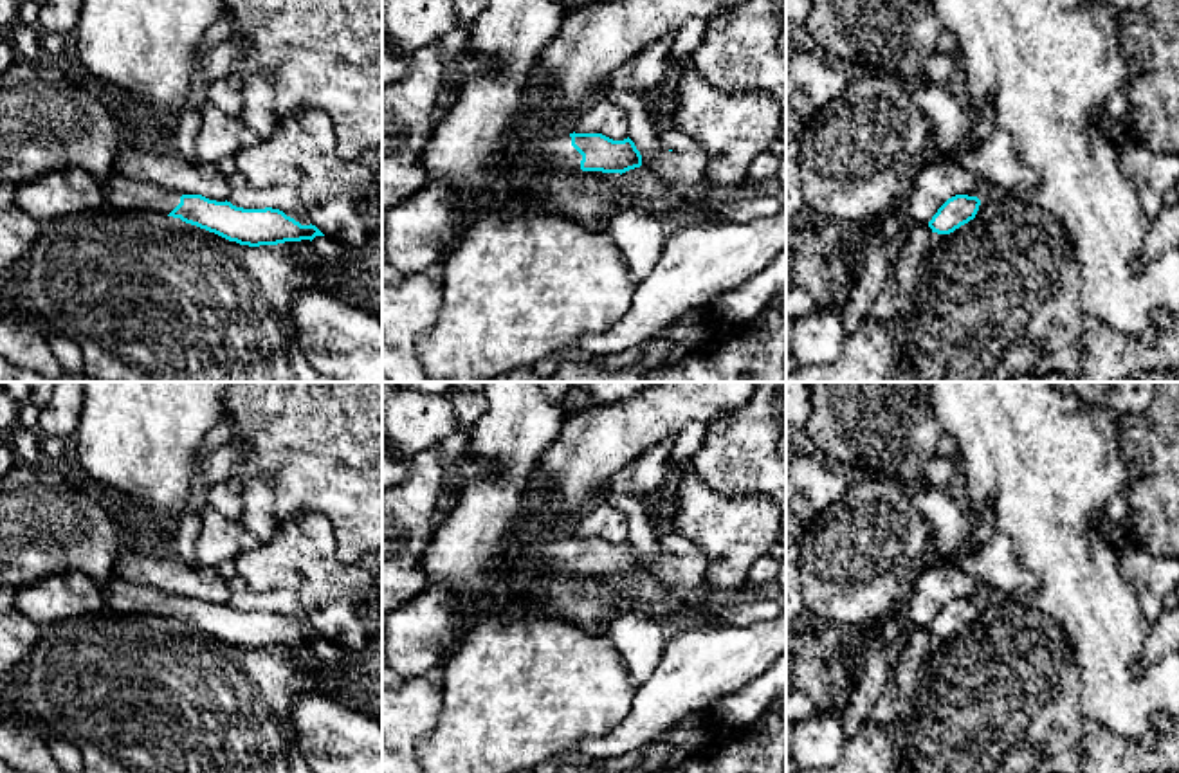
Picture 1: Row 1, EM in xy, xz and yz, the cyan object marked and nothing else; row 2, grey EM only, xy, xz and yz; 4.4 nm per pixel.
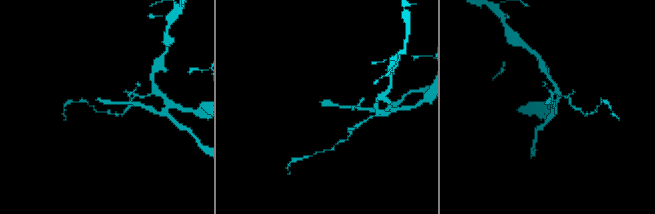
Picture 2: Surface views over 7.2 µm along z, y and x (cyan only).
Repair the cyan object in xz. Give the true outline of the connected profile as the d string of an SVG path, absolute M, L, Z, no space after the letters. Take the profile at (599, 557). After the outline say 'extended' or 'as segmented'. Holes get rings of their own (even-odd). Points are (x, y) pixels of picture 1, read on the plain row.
M602 537L555 539L534 546L512 560L516 573L541 569L544 573L582 573L602 577L626 577L642 569L642 559L627 541L613 544Z; extended

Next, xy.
M114 577L101 586L105 607L180 622L240 649L260 650L324 640L315 629L301 629L279 613L243 613L202 598L180 598Z; extended

